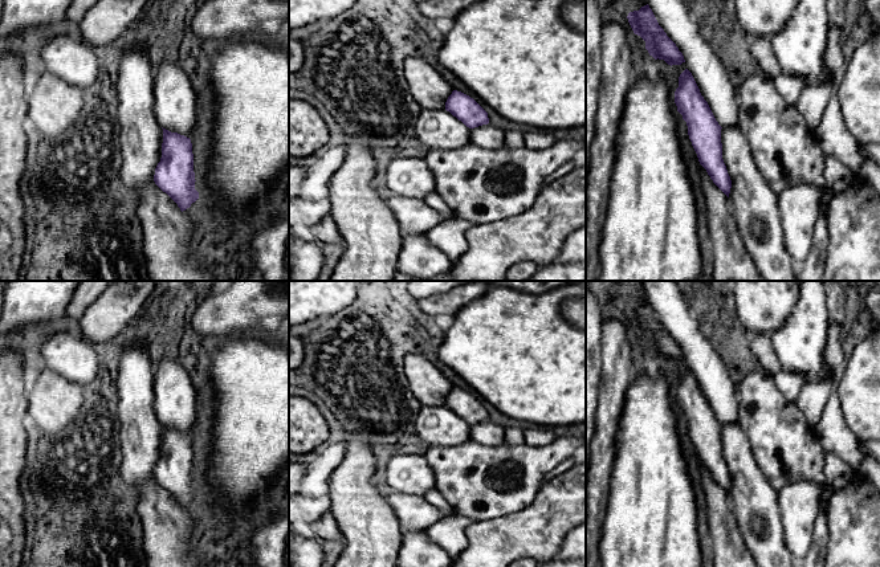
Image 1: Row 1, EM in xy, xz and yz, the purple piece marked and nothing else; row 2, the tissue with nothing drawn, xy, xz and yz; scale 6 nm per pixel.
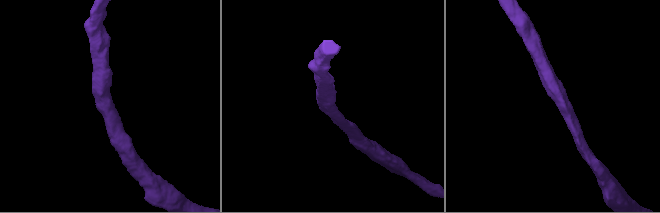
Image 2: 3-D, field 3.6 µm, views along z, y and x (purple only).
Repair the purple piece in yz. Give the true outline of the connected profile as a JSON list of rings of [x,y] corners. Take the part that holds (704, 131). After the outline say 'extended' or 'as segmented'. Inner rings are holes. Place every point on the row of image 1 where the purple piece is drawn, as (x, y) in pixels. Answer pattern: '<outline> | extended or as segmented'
[[[688,69],[679,77],[675,103],[687,122],[688,135],[700,164],[706,170],[713,183],[729,197],[732,180],[722,159],[722,127],[716,121]]] | as segmented

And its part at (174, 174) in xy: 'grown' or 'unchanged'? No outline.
unchanged

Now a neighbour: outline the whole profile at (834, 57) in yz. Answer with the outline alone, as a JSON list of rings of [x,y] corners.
[[[828,23],[827,44],[824,52],[824,68],[831,73],[838,70],[844,62],[840,33],[840,28]]]

